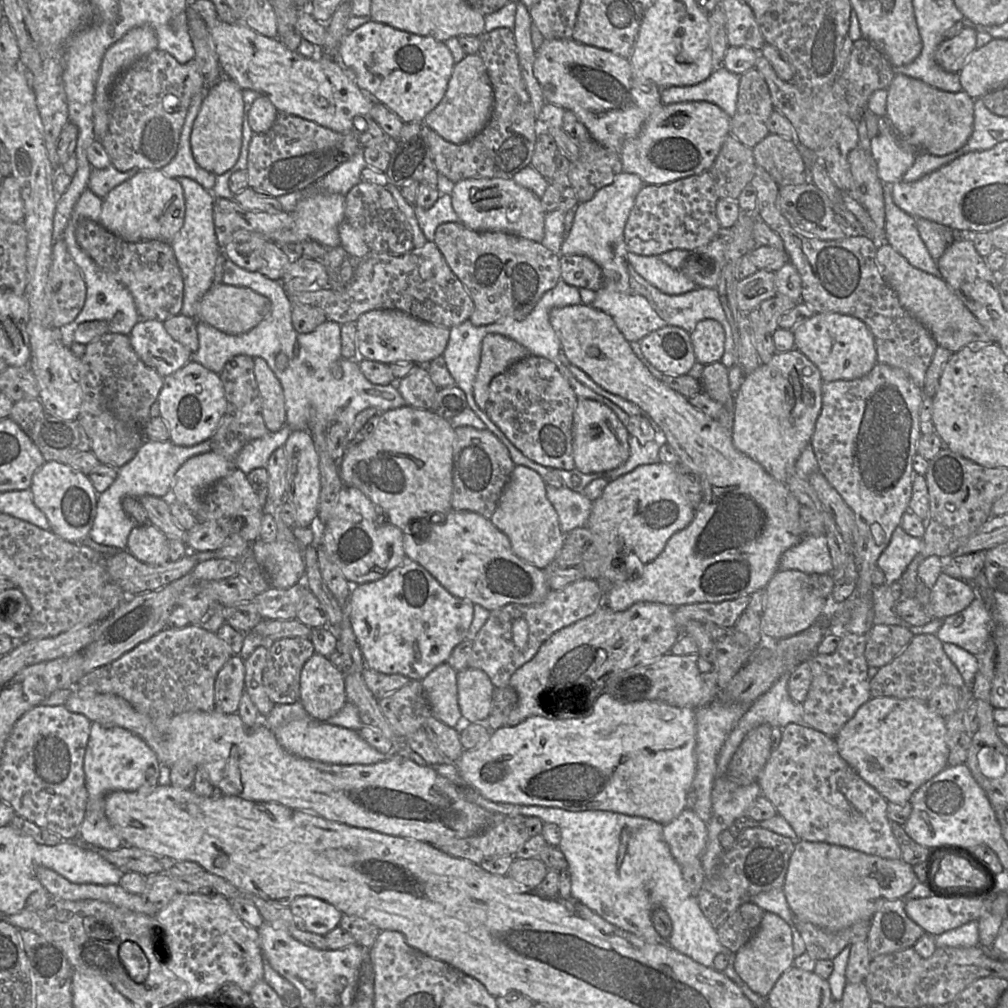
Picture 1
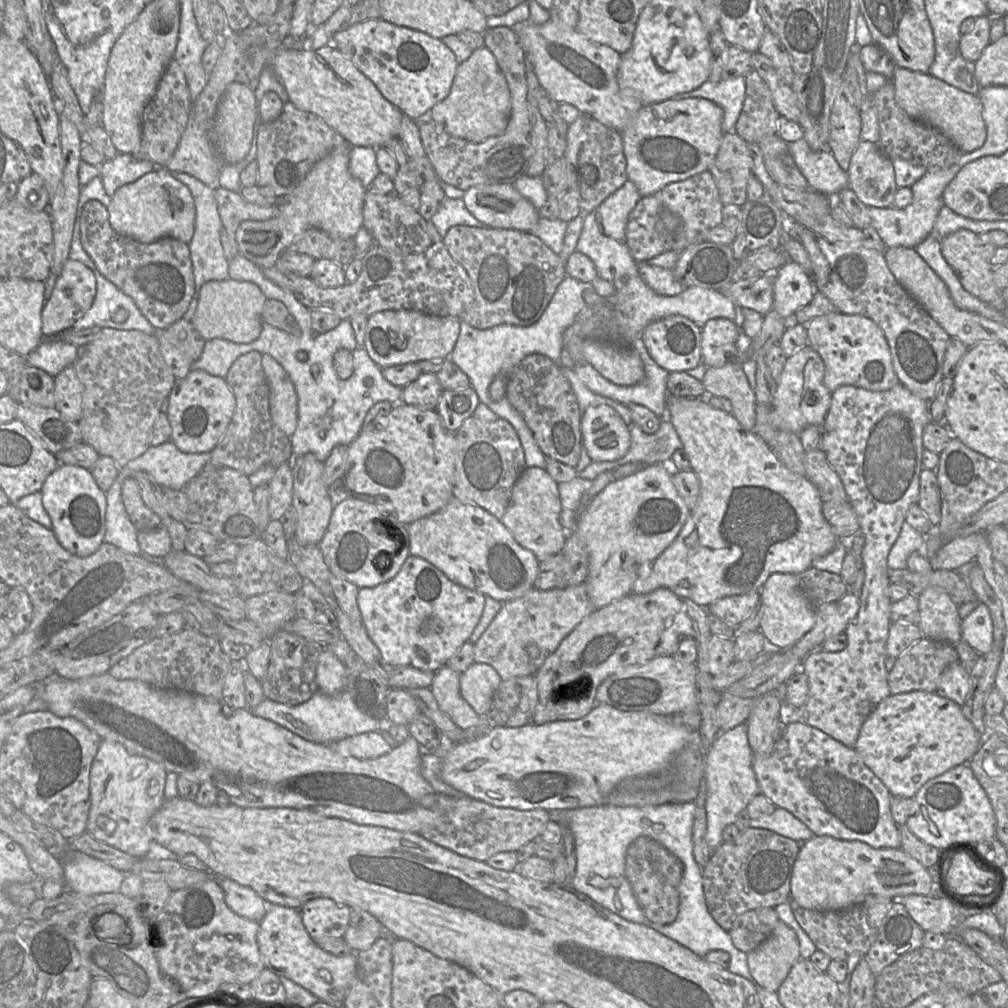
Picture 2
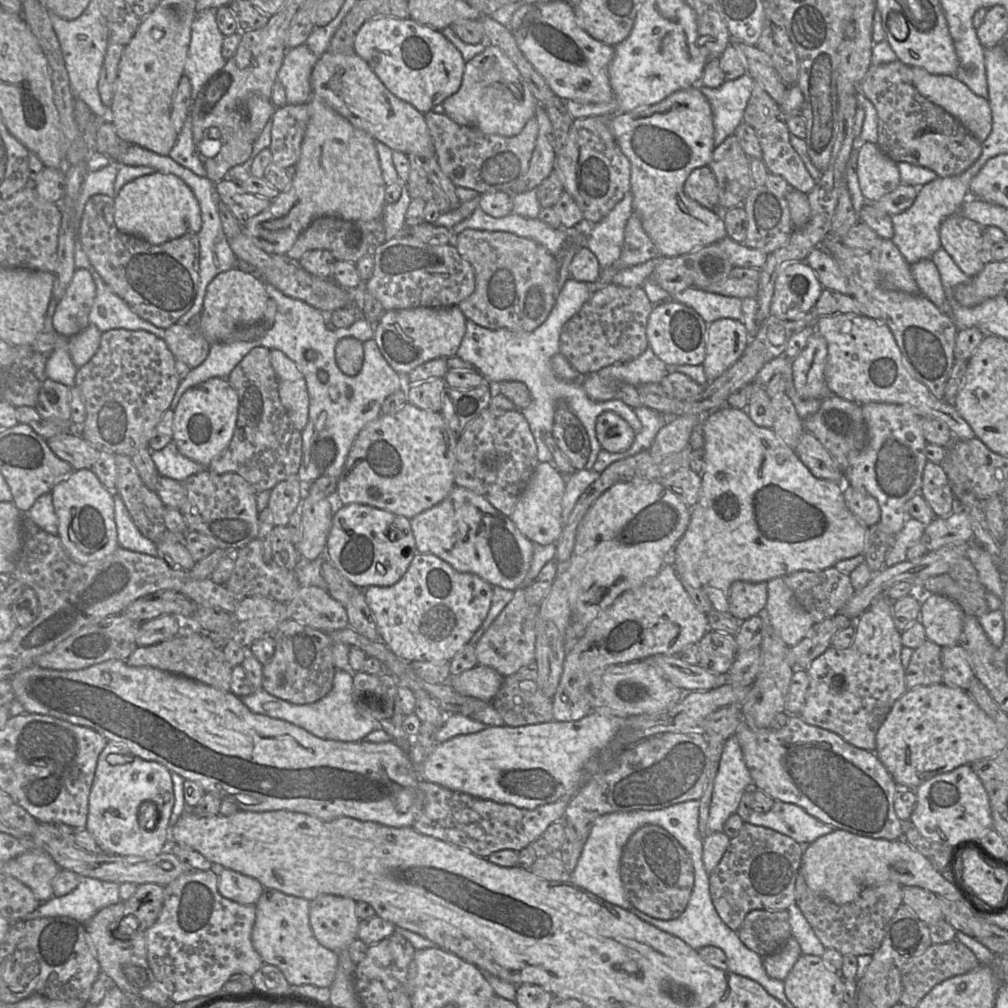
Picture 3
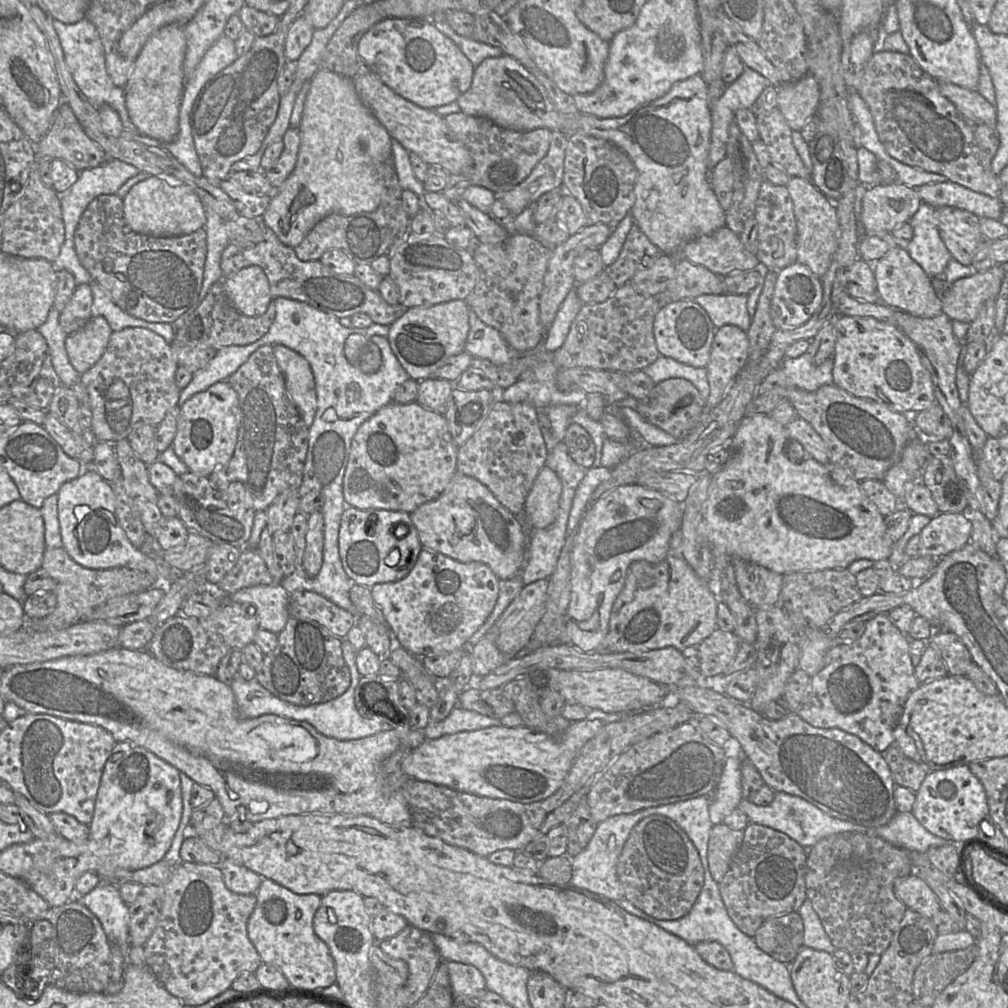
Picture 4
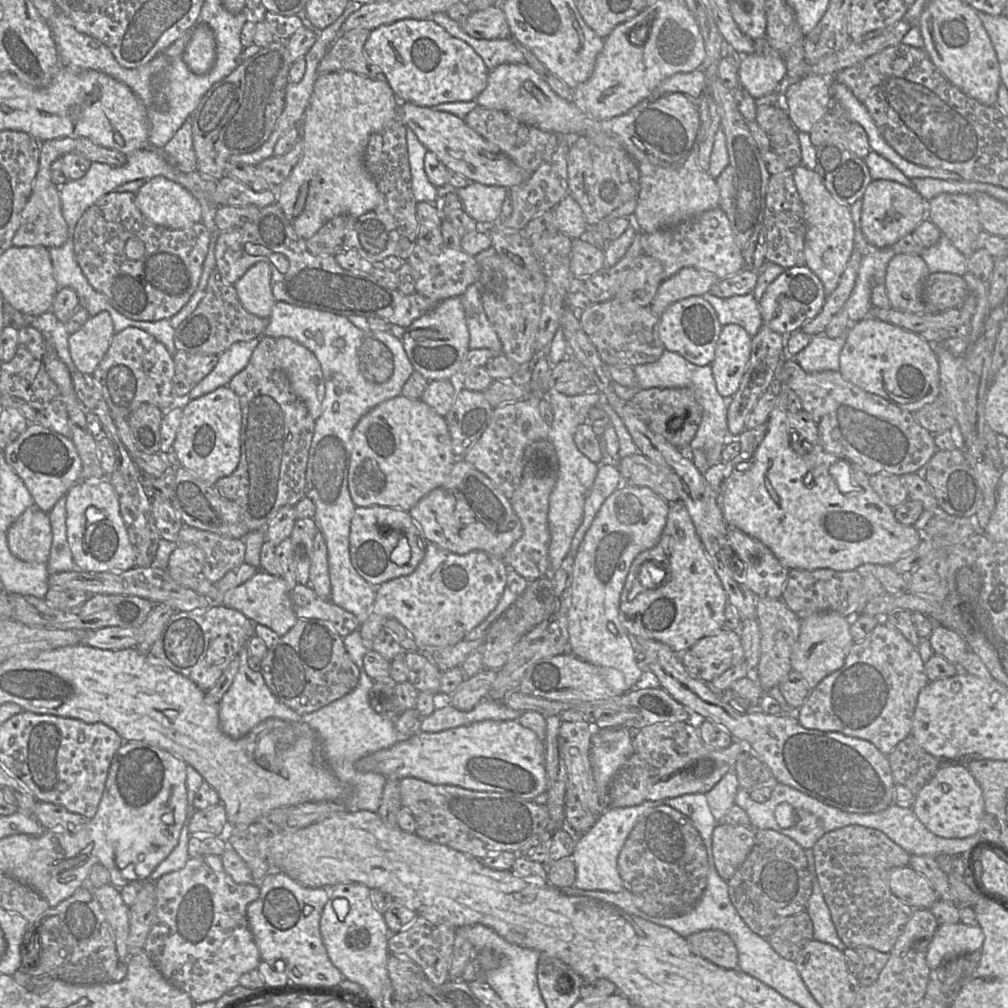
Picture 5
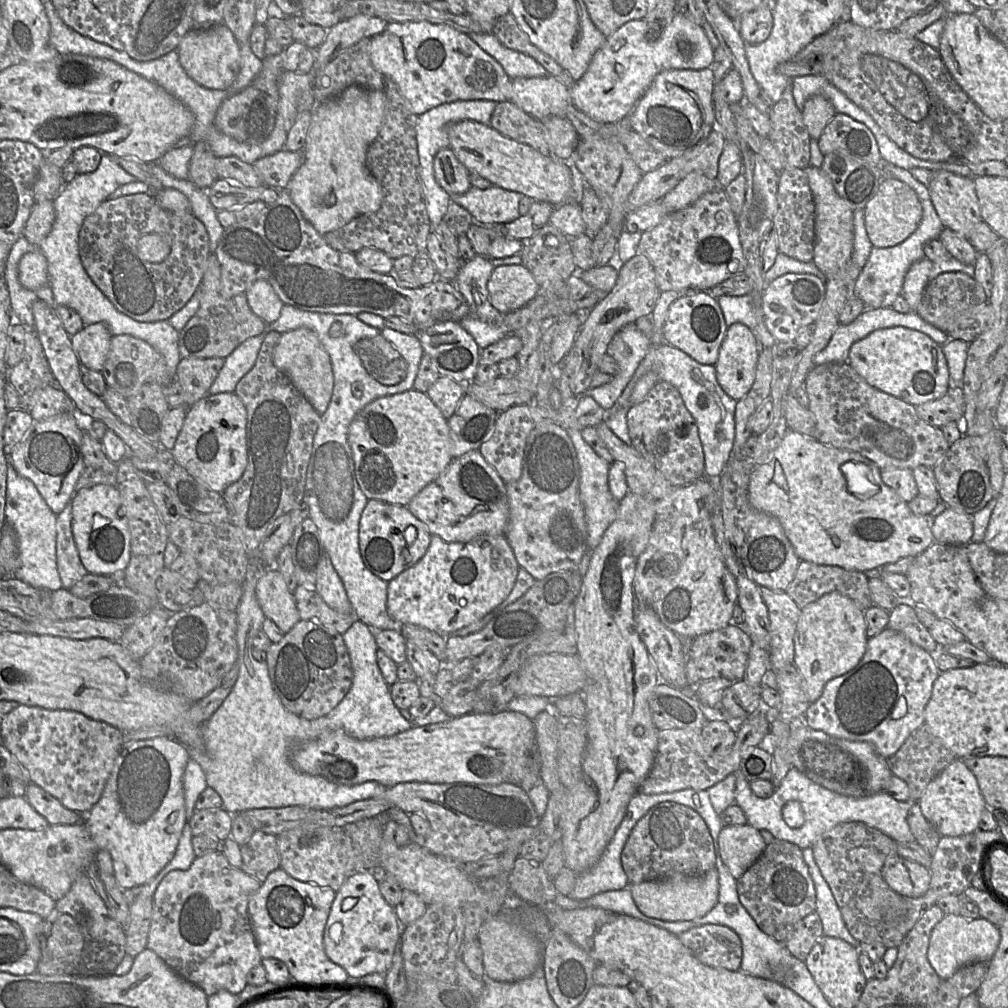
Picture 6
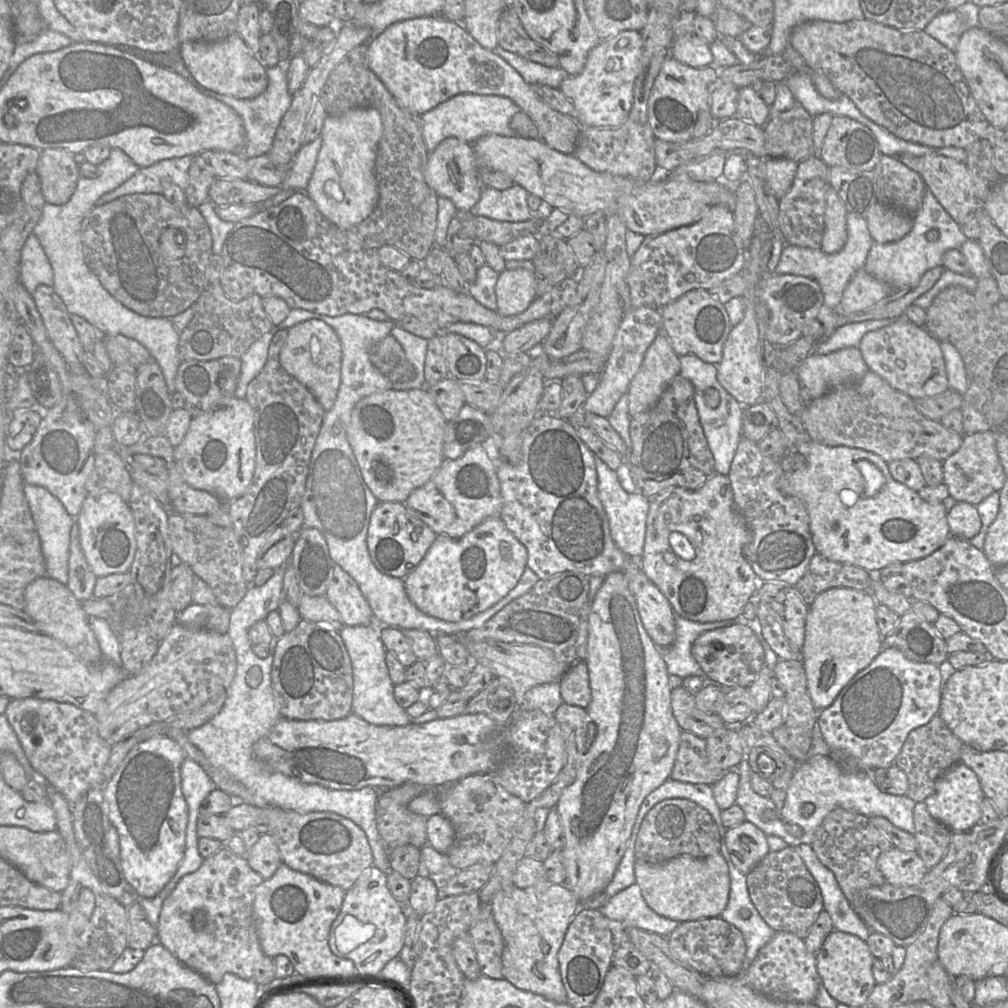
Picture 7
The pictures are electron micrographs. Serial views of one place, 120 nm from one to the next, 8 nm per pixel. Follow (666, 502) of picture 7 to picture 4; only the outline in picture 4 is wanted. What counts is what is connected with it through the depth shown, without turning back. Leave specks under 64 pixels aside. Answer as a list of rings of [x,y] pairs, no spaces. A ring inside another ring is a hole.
[[[679,528],[671,537],[664,560],[659,563],[638,560],[630,565],[623,589],[612,606],[609,630],[597,650],[587,652],[640,653],[665,647],[681,651],[689,646],[697,646],[718,628],[717,605],[718,598],[711,591],[709,583],[695,573],[683,555],[683,537]]]

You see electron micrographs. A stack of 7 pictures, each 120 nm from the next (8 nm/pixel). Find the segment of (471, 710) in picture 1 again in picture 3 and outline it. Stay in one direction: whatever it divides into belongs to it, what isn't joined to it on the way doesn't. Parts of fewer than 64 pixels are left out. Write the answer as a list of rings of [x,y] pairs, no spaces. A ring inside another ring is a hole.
[[[476,665],[456,677],[451,676],[446,683],[462,695],[491,702],[503,679],[504,677],[495,669],[485,665]]]

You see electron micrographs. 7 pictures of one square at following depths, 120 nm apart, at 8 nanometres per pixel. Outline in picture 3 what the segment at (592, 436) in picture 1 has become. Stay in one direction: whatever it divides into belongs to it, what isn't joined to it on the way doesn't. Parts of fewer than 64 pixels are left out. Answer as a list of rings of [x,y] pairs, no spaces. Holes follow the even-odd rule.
[[[612,411],[601,413],[597,417],[595,428],[601,449],[611,453],[627,450],[635,437],[630,425]]]

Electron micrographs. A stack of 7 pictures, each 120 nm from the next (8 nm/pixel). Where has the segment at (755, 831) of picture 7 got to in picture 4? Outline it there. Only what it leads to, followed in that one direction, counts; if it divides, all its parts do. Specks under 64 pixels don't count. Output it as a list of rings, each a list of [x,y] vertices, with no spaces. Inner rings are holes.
[[[724,823],[714,825],[711,829],[708,841],[708,865],[717,883],[725,876],[743,837],[743,830],[733,830]]]

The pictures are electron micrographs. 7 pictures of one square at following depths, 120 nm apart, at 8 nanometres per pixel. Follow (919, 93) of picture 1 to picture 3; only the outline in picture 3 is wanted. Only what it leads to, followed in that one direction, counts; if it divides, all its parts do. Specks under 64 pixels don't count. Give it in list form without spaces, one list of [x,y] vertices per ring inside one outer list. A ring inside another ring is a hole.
[[[912,67],[912,82],[917,91],[956,118],[980,143],[992,130],[992,112],[989,101],[976,95],[964,83],[951,75],[930,74],[919,67]]]

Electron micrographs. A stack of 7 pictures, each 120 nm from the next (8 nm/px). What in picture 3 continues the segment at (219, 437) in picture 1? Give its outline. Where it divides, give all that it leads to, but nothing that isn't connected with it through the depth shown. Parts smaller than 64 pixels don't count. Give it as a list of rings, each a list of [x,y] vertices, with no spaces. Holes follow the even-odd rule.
[[[265,347],[253,348],[227,377],[238,395],[236,427],[227,448],[206,467],[216,474],[229,472],[240,475],[256,493],[270,491],[279,482],[295,476],[302,457],[301,432],[293,427],[280,401],[270,351]]]

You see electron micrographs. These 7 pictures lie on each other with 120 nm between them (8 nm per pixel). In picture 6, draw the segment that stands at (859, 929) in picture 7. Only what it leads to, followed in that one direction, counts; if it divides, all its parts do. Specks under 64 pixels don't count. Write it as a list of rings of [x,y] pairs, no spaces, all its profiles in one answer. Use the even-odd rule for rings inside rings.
[[[809,847],[801,850],[804,861],[808,867],[809,874],[815,886],[815,912],[821,919],[823,935],[840,938],[852,946],[859,948],[861,943],[853,938],[849,933],[831,889],[822,876],[820,869],[814,859],[812,848]]]

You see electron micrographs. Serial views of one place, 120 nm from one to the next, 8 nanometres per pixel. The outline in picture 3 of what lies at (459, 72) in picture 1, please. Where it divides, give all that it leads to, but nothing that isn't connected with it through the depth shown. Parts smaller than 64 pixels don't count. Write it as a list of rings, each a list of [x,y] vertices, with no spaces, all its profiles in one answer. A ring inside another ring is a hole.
[[[489,45],[482,53],[466,62],[459,90],[441,105],[444,113],[459,125],[472,126],[486,134],[512,137],[522,131],[530,118],[535,117],[539,102],[514,63],[498,47]]]

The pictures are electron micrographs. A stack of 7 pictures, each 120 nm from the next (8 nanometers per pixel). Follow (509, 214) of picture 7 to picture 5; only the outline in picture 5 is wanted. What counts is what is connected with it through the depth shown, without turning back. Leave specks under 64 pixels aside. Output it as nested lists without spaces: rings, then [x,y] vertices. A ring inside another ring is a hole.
[[[472,182],[463,188],[445,184],[438,187],[437,191],[438,198],[451,192],[456,193],[463,203],[465,213],[478,224],[496,224],[501,221],[502,204],[508,197],[509,188]]]

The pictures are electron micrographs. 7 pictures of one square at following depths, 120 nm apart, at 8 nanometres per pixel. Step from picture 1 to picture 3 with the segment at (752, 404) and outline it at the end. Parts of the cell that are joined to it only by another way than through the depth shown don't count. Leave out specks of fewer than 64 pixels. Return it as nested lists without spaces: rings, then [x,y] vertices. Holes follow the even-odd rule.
[[[815,331],[805,347],[792,359],[793,383],[801,398],[825,399],[831,394],[825,382],[827,355],[827,342]]]

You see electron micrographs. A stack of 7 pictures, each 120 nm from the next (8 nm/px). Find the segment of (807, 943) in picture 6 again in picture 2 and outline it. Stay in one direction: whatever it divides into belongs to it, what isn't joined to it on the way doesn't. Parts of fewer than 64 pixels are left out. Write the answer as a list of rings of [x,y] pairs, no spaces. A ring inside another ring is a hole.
[[[758,908],[739,915],[729,930],[734,946],[750,953],[763,943],[779,921],[774,908]]]

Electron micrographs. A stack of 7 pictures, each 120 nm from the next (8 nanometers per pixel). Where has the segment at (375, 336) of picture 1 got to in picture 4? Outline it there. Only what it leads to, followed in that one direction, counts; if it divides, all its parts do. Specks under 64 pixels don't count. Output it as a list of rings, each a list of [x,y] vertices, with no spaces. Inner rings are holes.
[[[452,300],[432,306],[409,308],[406,313],[389,326],[392,352],[416,381],[433,378],[434,373],[446,361],[462,353],[469,333],[469,307],[465,300]]]

